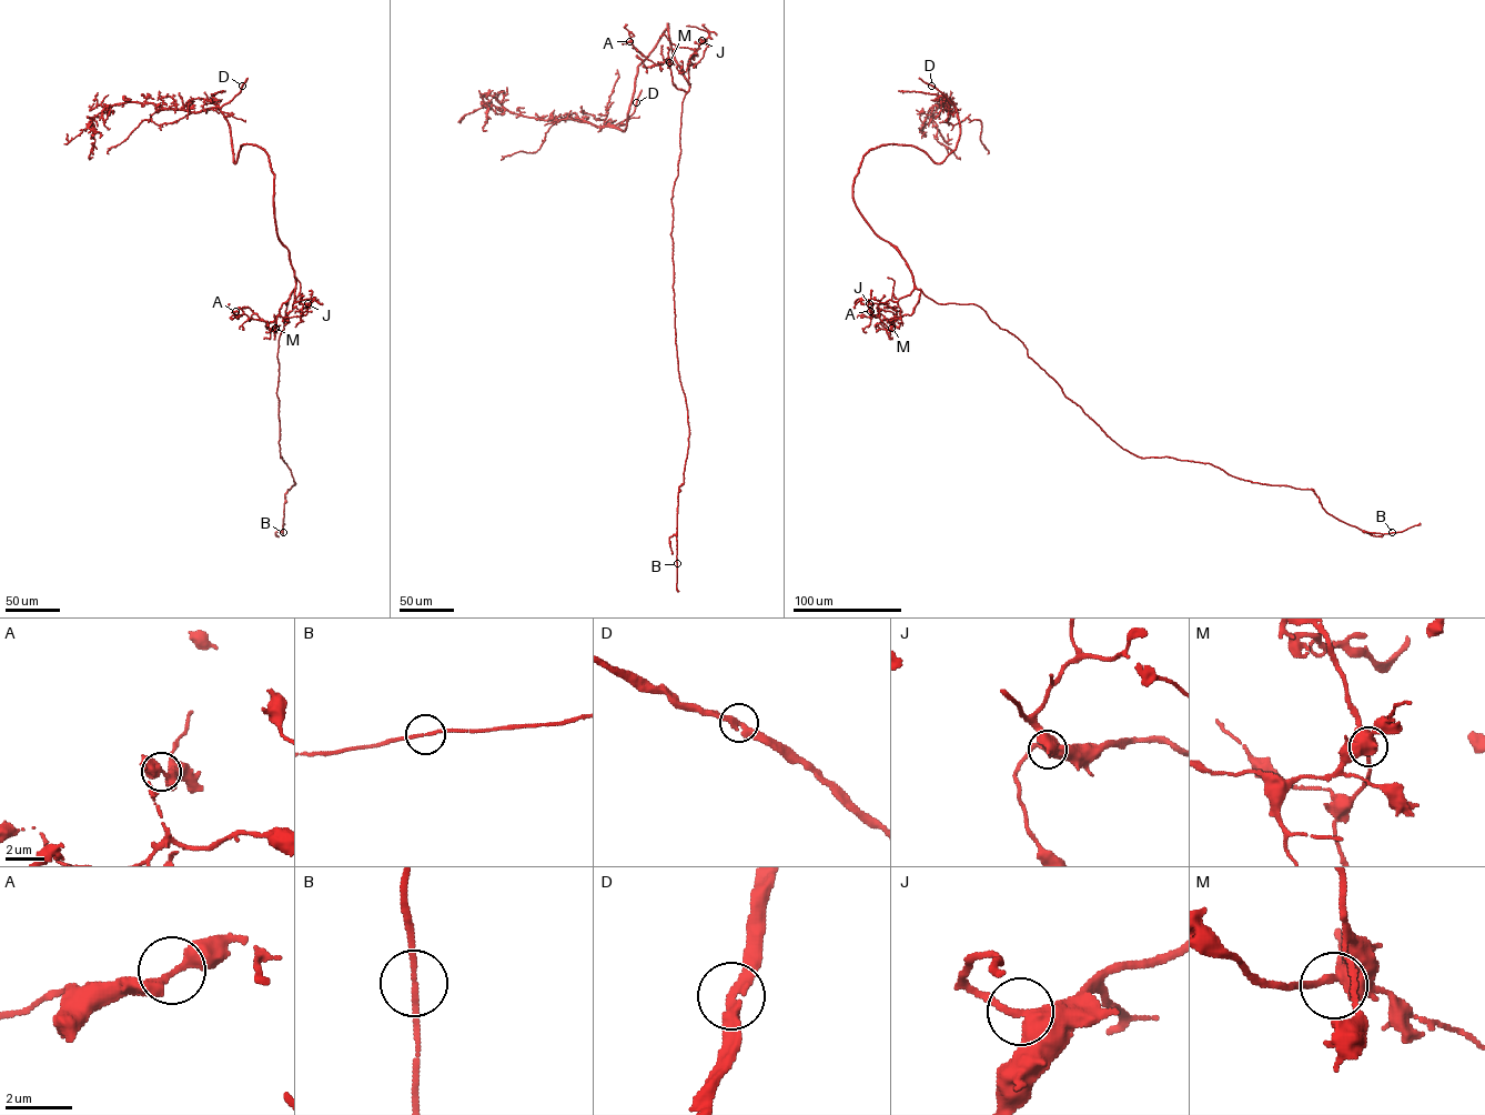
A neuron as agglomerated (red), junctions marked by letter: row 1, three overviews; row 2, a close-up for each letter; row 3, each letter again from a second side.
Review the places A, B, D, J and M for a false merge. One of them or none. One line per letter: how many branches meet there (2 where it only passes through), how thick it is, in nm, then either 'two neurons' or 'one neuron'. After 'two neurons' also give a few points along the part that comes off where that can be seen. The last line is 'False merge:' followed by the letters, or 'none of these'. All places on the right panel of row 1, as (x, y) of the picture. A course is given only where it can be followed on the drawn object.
A: branches 2; calibre 320 nm; one neuron
B: branches 2; calibre 150 nm; one neuron
D: branches 2; calibre 320 nm; one neuron
J: branches 2; calibre 480 nm; one neuron
M: branches 2; calibre 360 nm; one neuron
False merge: none of these

